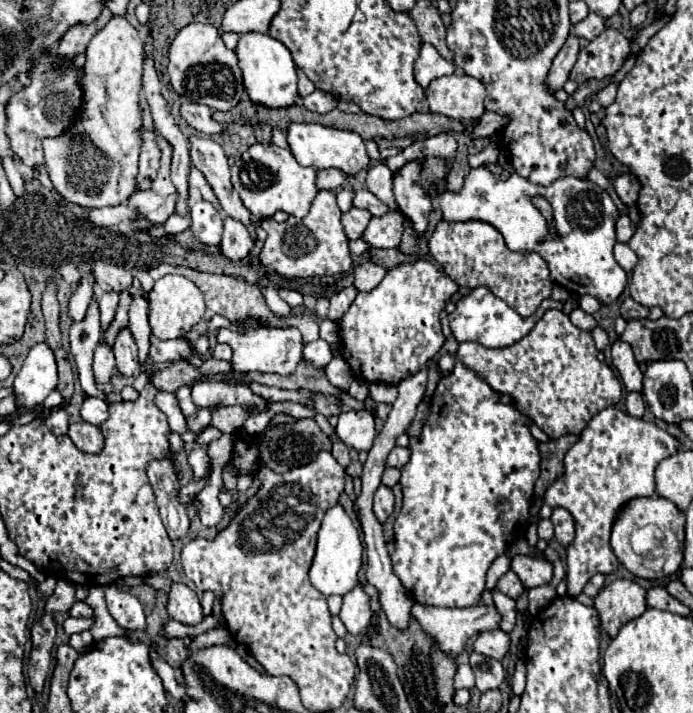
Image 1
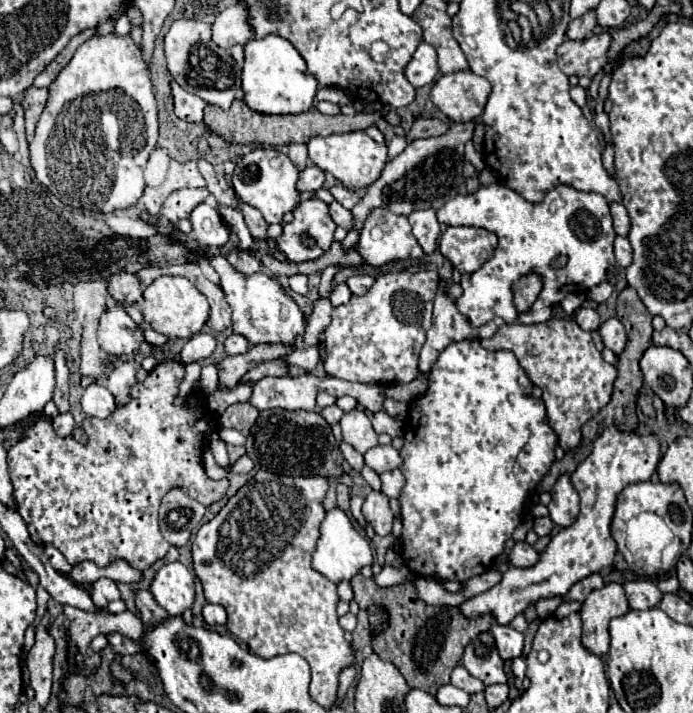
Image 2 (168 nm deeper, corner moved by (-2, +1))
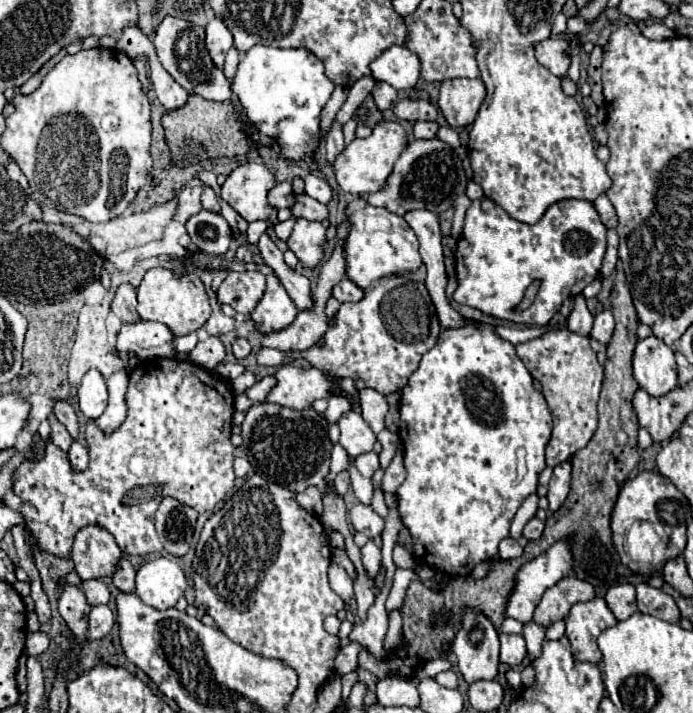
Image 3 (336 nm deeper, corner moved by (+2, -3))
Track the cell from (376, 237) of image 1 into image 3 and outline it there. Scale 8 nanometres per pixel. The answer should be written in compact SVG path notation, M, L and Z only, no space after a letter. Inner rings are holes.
M356 198L348 202L344 210L344 220L350 224L348 236L344 240L344 262L346 276L362 290L368 290L372 282L388 278L394 274L408 274L420 268L422 258L418 254L418 240L408 222L388 212L386 208L370 206L366 198Z

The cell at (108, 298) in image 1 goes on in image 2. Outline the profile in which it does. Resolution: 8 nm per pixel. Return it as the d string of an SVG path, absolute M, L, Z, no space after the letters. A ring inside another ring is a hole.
M110 304L100 318L98 344L106 354L132 354L144 342L144 334L126 314L122 304Z

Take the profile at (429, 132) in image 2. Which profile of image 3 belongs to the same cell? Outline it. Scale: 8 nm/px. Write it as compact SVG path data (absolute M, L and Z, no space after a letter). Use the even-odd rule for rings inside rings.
M412 98L400 100L400 102L396 102L392 106L392 110L394 110L394 114L400 120L410 120L410 122L416 122L416 120L436 120L438 118L436 106L432 106L424 98L418 98L418 100L412 100Z

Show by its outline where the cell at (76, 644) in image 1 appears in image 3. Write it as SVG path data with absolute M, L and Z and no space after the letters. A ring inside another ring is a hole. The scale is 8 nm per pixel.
M92 606L92 612L88 616L88 638L98 640L104 638L114 626L114 614L108 606Z

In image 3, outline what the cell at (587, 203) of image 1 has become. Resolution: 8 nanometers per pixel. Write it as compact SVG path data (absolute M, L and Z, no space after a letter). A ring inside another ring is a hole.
M474 200L466 212L464 232L458 240L458 288L454 290L454 300L500 320L544 326L554 314L558 314L568 296L582 294L582 290L598 276L604 252L606 226L594 204L588 200L560 200L532 226L510 218L500 206L484 212L480 200ZM532 282L540 282L534 304L524 312L514 312Z

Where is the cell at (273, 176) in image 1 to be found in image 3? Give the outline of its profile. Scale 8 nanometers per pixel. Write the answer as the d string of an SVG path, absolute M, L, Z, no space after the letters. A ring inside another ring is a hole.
M256 162L238 166L222 184L222 200L228 202L246 222L266 220L272 212L266 194L274 186L274 174Z

